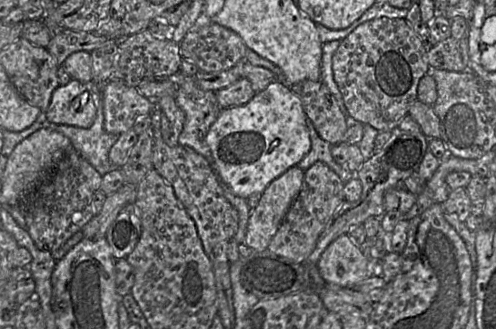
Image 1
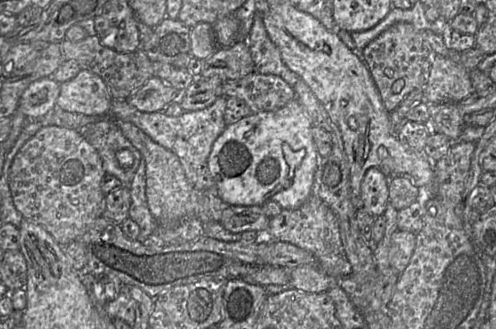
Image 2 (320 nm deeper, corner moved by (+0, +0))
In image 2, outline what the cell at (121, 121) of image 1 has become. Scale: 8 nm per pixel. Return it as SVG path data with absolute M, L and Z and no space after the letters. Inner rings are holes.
M257 72L224 81L220 96L243 100L251 113L275 111L296 98L293 87L279 76Z

